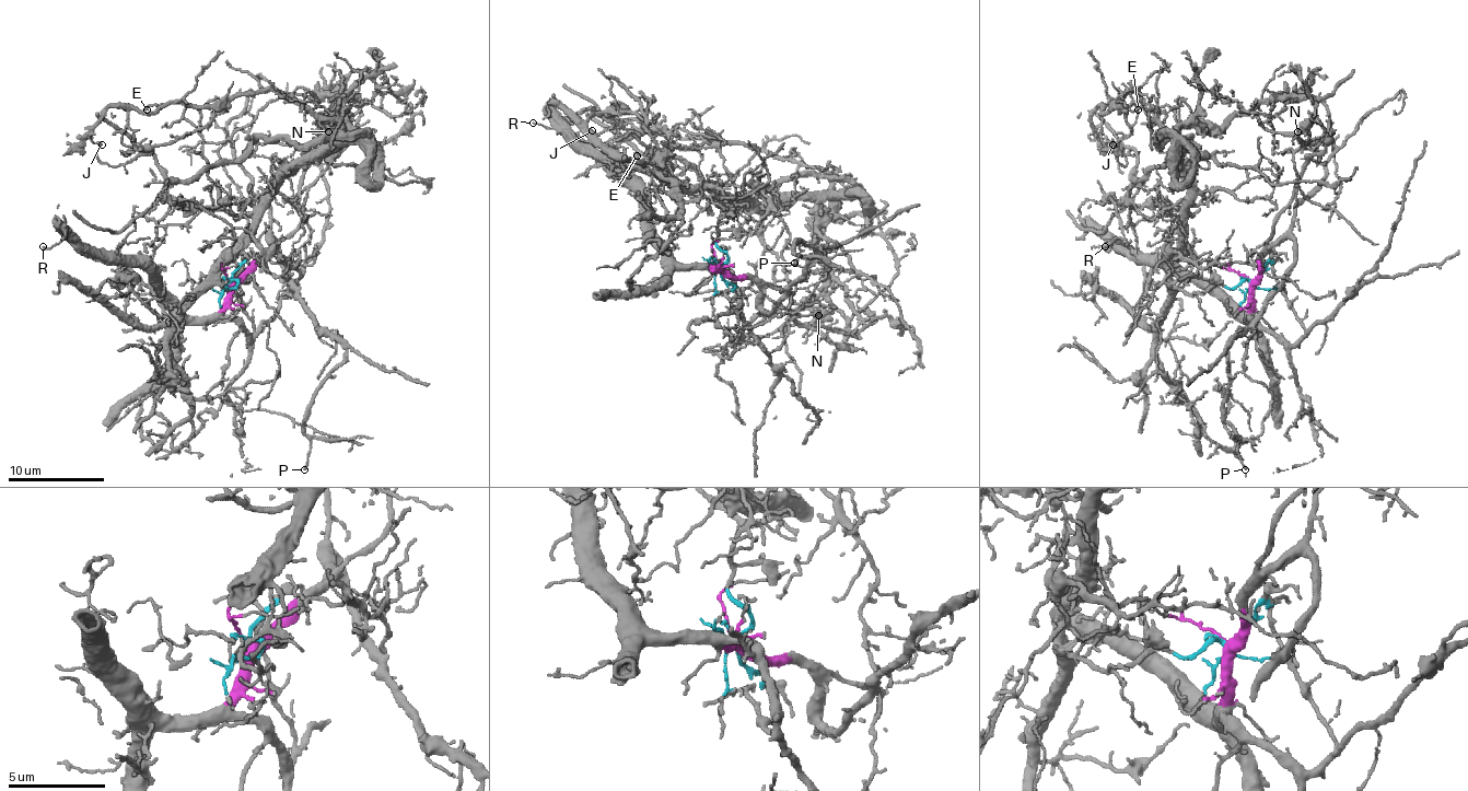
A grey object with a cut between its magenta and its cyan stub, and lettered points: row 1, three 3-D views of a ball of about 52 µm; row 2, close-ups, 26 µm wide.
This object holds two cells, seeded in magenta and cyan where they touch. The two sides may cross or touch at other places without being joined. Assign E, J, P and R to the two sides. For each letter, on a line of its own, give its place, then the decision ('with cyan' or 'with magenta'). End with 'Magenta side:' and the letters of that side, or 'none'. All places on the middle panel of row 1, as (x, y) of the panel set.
E: place (637, 155); with cyan
J: place (592, 130); with cyan
P: place (794, 263); with magenta
R: place (533, 123); with magenta
Magenta side: P, R

